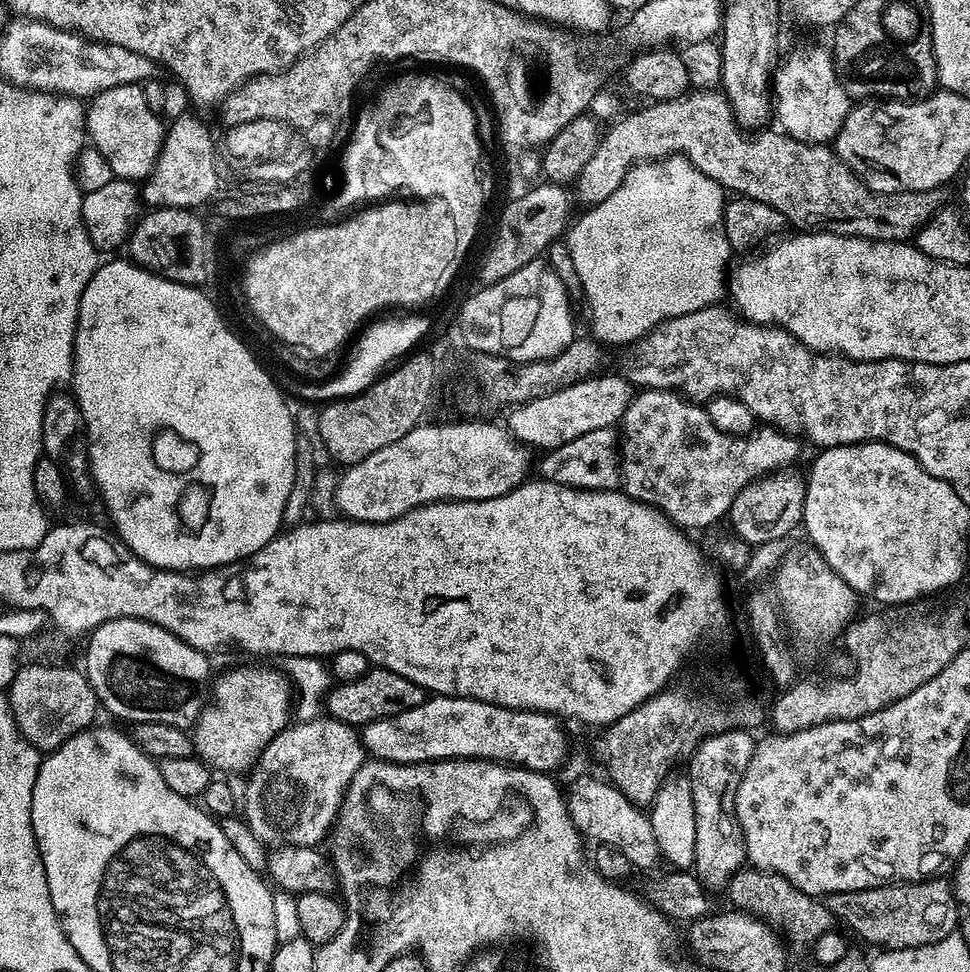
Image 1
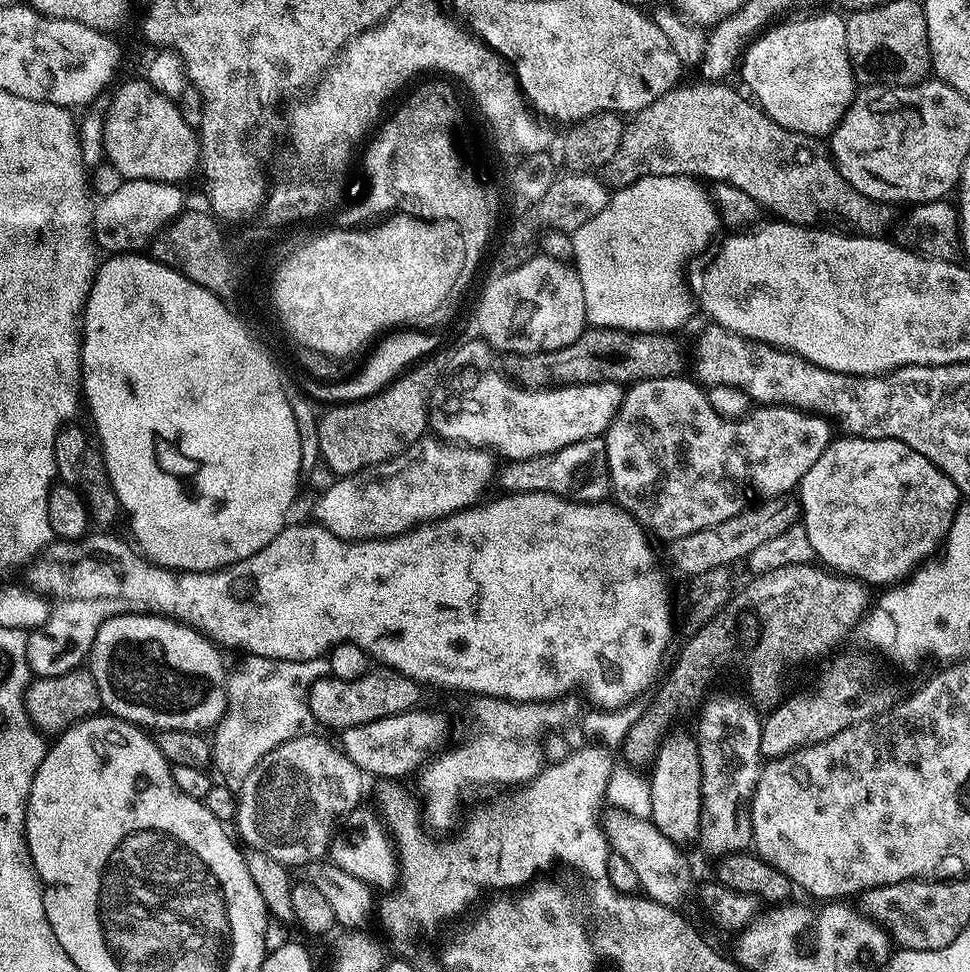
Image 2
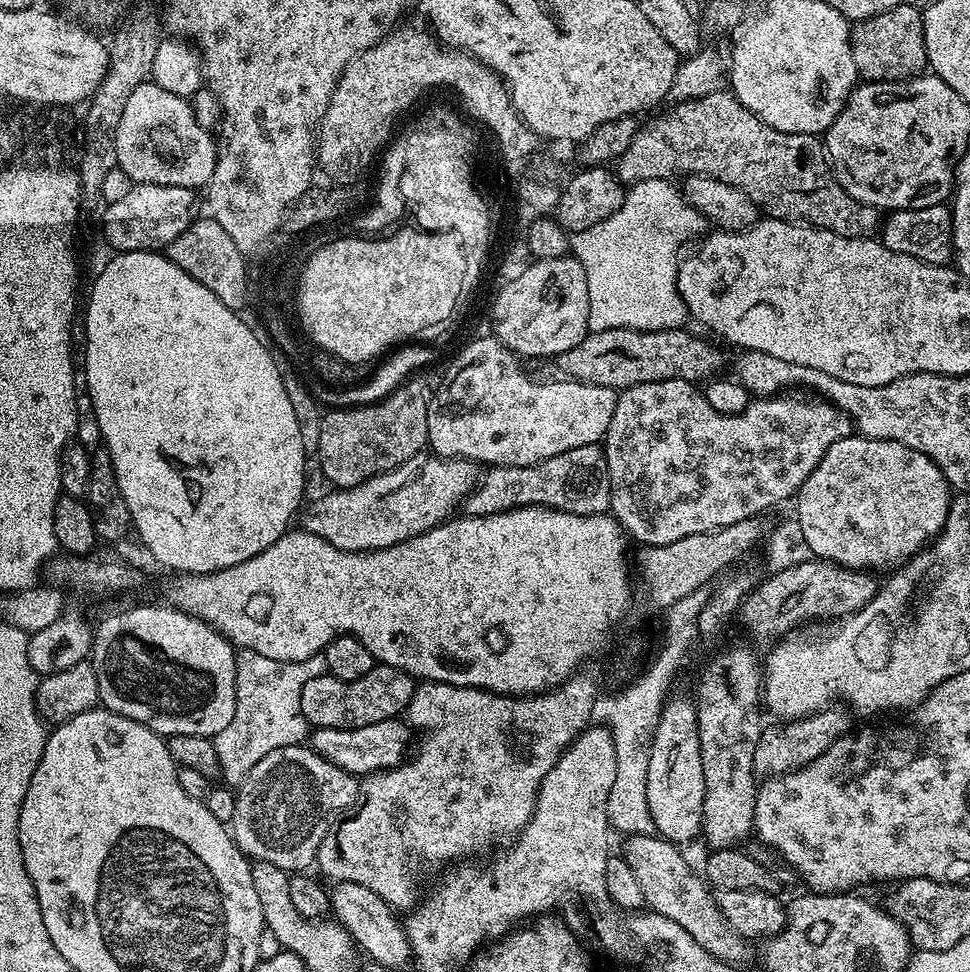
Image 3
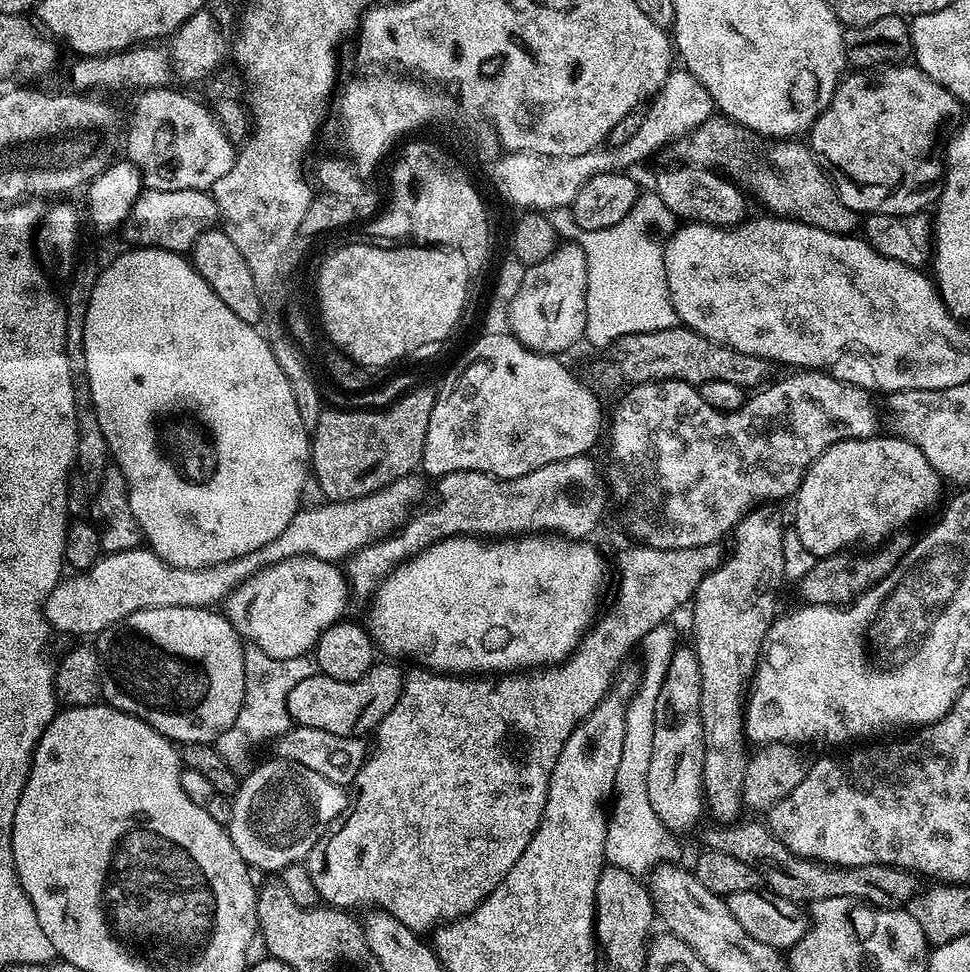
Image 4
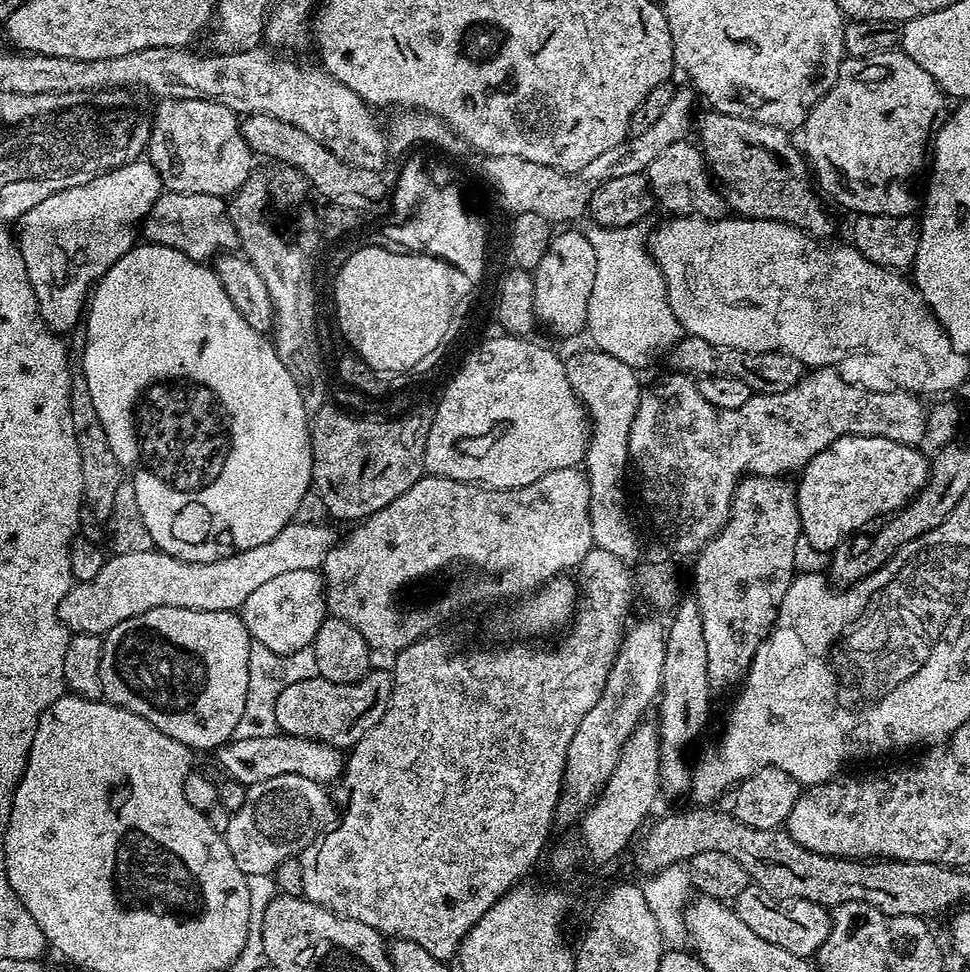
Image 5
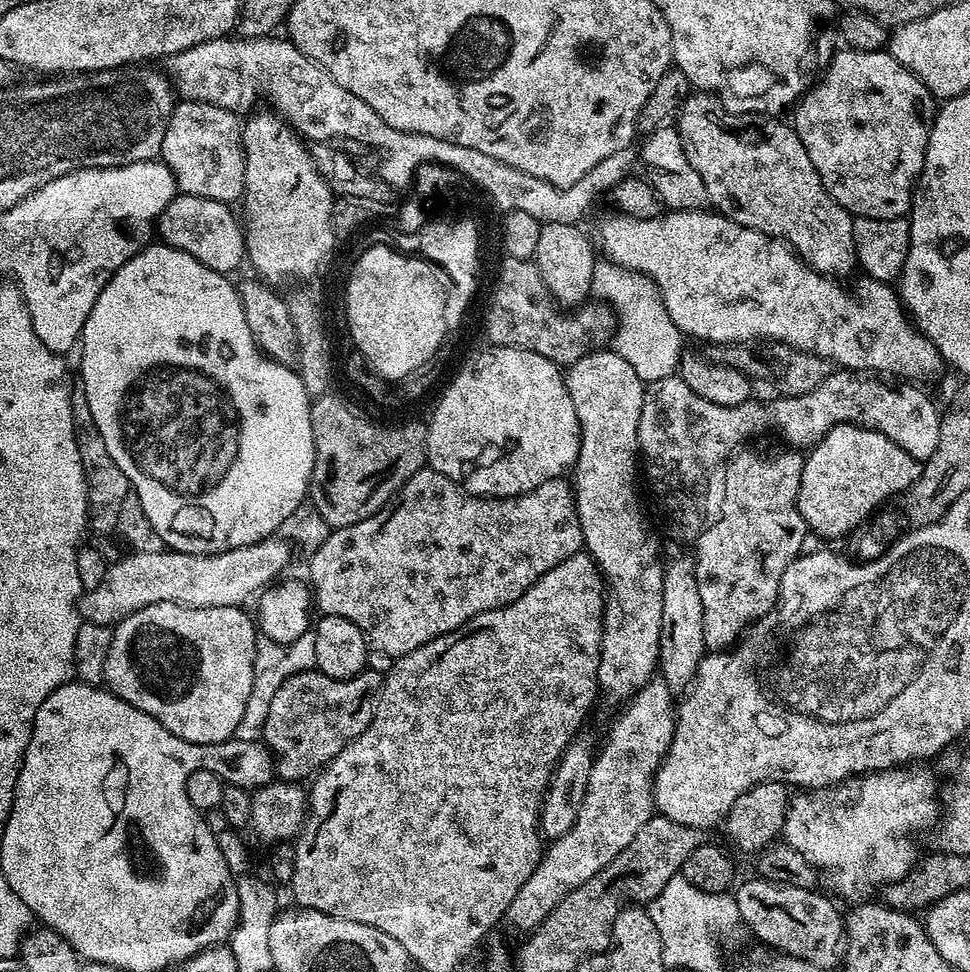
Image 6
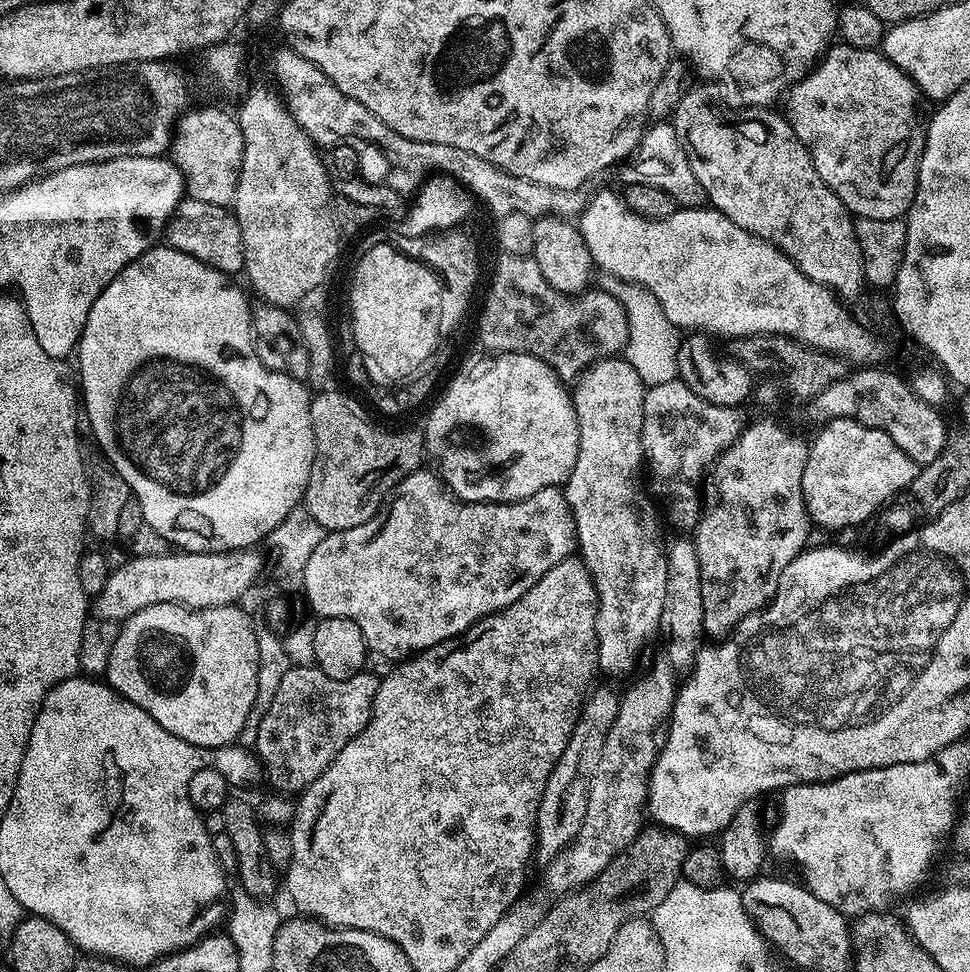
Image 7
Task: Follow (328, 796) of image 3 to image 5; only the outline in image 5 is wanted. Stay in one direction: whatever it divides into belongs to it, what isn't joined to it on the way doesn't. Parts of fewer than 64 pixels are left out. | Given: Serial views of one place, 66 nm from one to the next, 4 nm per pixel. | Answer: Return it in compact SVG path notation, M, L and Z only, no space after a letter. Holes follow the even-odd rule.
M292 774L274 776L247 787L246 802L242 802L242 806L231 815L228 830L223 834L238 868L245 876L255 878L258 875L271 875L278 865L299 857L313 841L319 839L321 832L336 816L336 809L334 810L327 792L329 791L323 785L312 779Z

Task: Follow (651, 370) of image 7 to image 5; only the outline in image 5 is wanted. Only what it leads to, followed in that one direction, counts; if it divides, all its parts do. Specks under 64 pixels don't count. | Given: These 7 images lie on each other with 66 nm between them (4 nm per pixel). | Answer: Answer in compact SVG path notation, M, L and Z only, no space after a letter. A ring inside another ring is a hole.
M594 226L587 231L586 235L590 238L594 252L598 252L598 255L595 256L597 269L588 303L587 335L592 335L592 340L596 343L593 345L599 351L610 354L611 357L618 358L619 361L626 362L627 365L637 370L641 369L653 356L654 349L666 350L679 341L684 334L681 324L674 317L674 312L670 307L664 275L656 265L656 259L652 257L651 251L647 248L646 240L632 238L636 234L630 232L630 226L625 228Z

